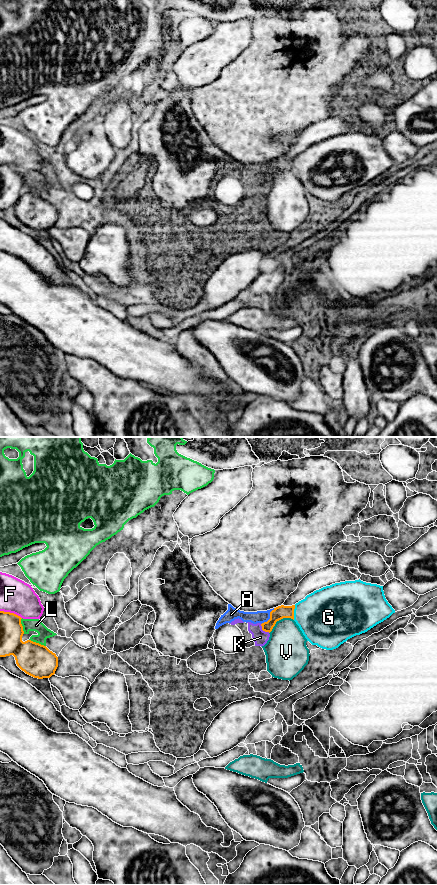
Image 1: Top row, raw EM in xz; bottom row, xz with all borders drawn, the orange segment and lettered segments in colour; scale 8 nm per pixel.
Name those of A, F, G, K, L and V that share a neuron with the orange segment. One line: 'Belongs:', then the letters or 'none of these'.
Belongs: none of these

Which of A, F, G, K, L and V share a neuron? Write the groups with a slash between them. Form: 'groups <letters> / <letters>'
groups A K / F / G / L / V

